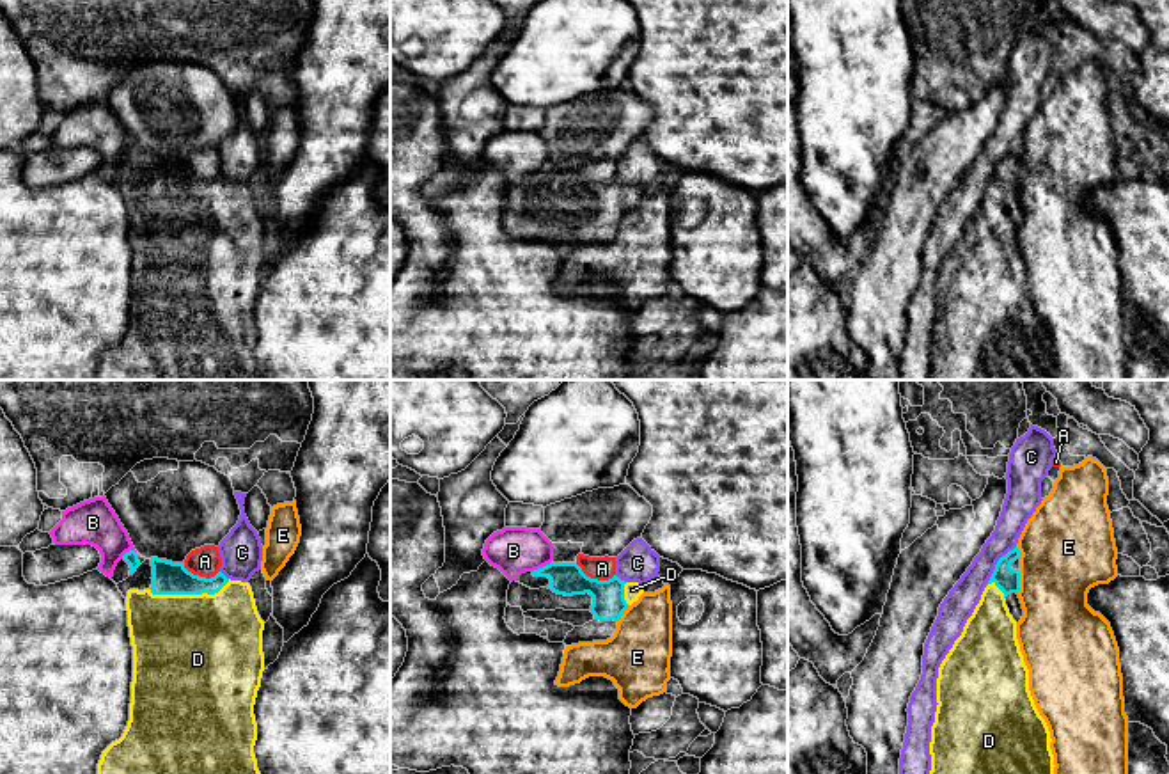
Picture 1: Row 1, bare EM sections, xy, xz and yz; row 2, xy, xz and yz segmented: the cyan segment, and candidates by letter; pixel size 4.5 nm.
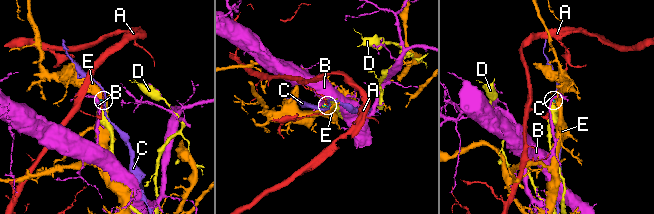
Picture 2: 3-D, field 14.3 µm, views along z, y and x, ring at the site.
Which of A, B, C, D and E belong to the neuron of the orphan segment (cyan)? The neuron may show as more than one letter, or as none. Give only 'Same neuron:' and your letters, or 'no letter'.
Same neuron: D

